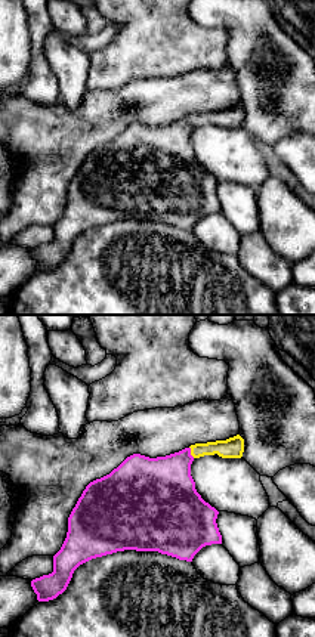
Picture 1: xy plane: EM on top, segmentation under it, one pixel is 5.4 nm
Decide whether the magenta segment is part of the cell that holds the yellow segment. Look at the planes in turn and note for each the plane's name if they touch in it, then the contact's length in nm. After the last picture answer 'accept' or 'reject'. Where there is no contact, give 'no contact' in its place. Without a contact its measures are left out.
xy | 70 nm

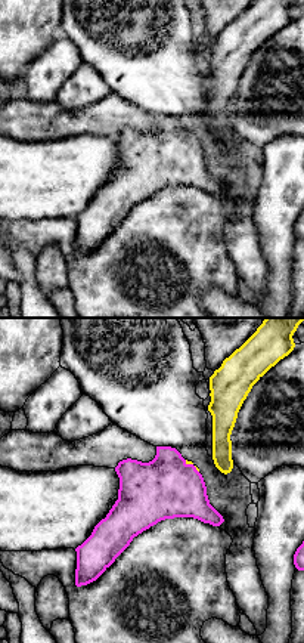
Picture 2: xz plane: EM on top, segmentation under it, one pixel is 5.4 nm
xz | 100 nm

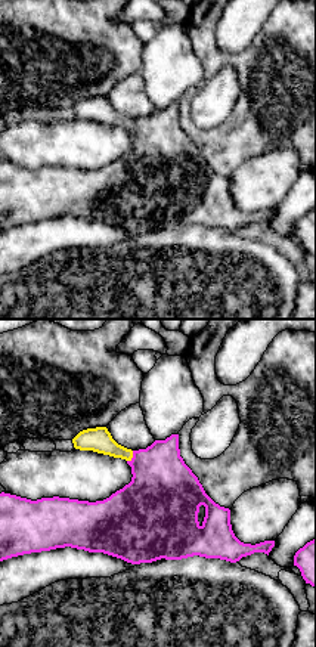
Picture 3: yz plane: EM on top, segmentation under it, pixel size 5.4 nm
yz | 70 nm

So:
accept

